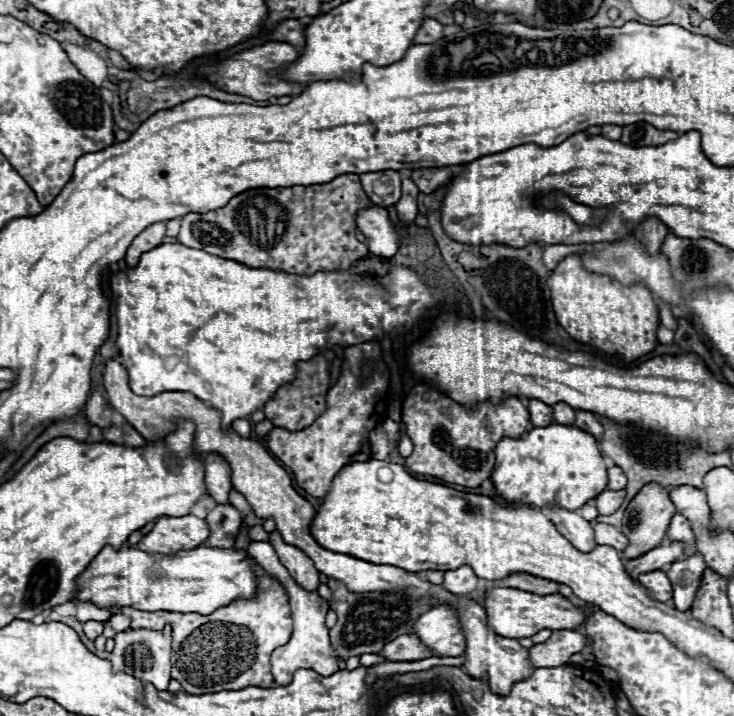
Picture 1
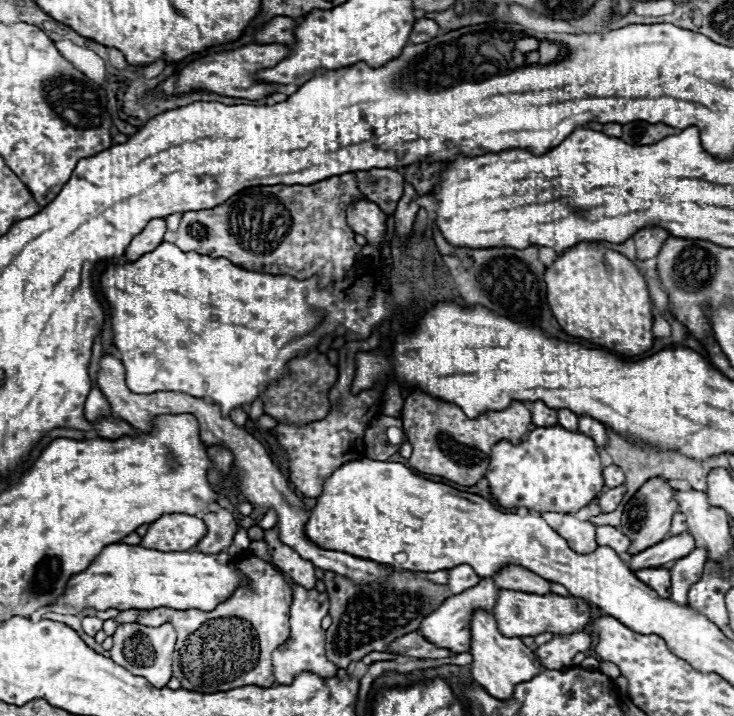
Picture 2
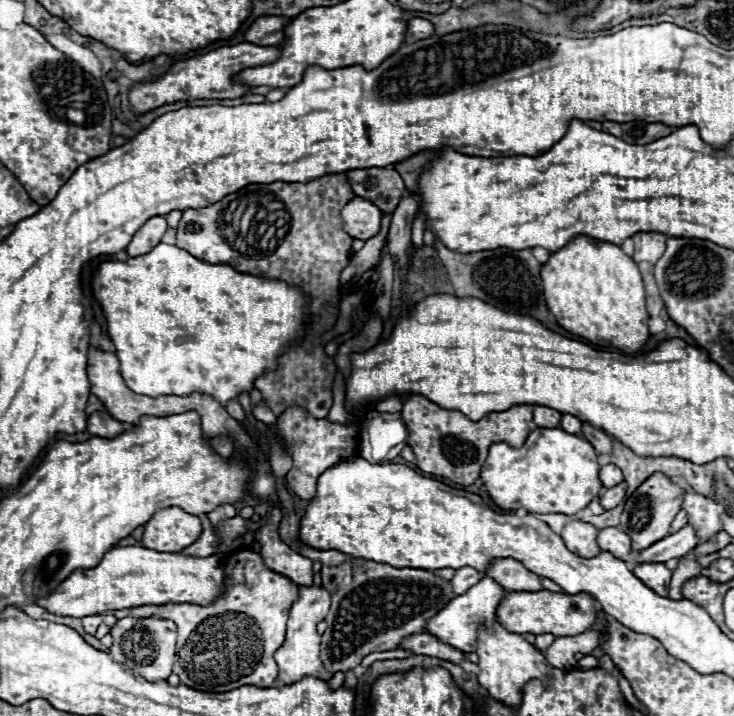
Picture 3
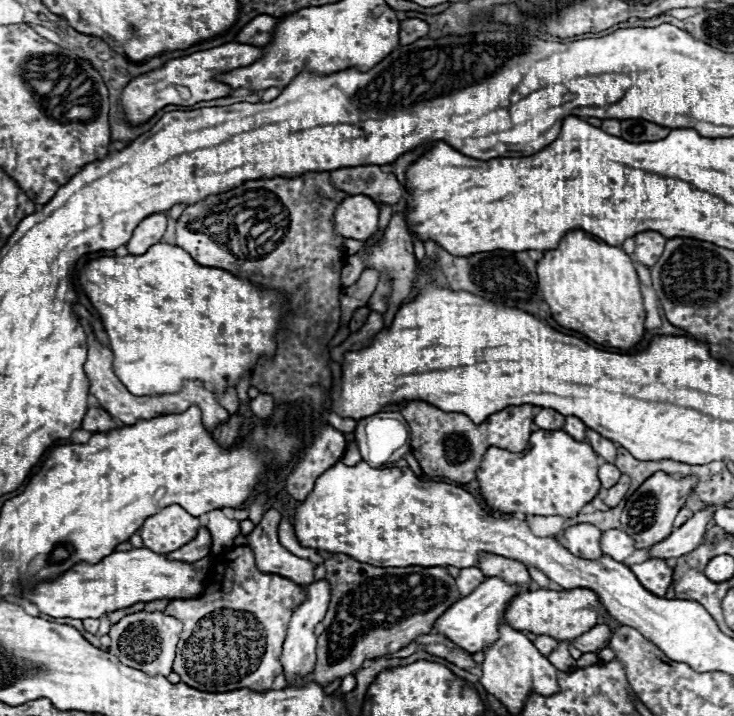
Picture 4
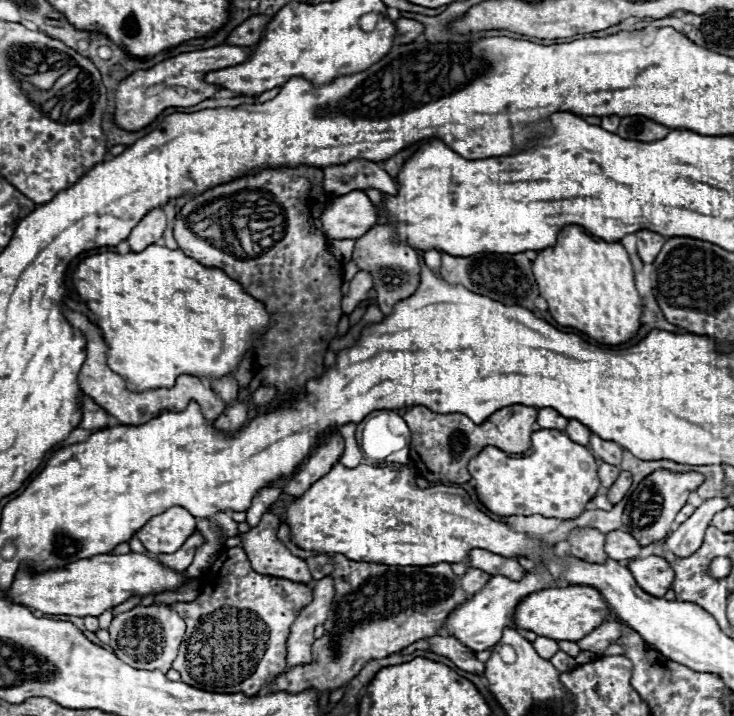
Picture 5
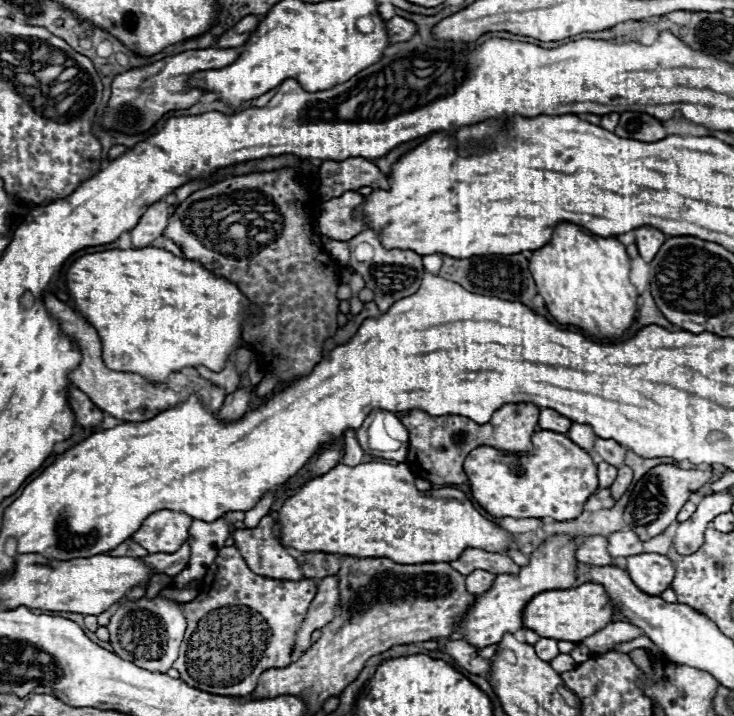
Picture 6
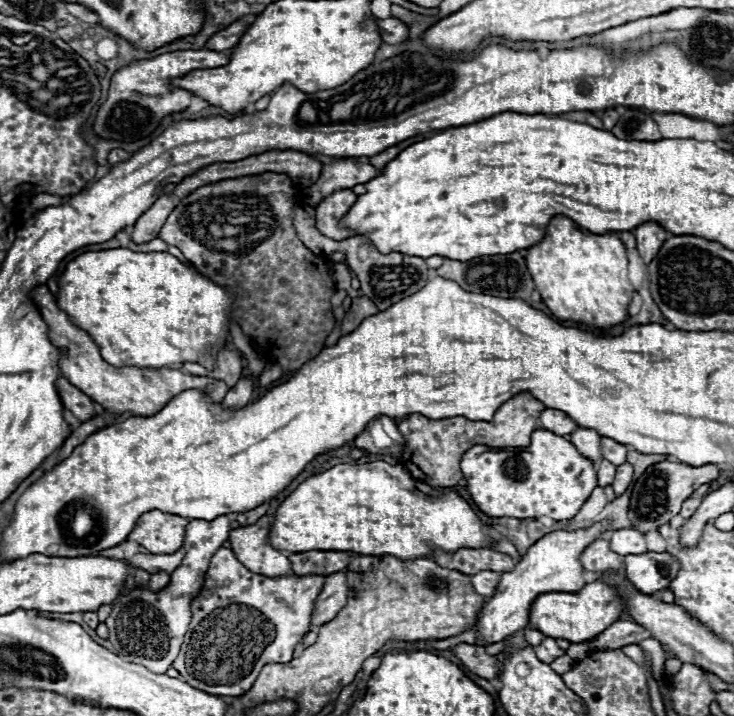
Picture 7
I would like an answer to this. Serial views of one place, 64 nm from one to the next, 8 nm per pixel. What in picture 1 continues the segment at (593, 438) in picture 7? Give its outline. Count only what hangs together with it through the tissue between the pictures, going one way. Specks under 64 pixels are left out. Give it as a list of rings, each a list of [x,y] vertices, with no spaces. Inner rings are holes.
[[[560,402],[560,404],[554,404],[552,408],[554,408],[554,420],[558,424],[564,424],[564,426],[572,426],[574,424],[574,410],[570,406]]]

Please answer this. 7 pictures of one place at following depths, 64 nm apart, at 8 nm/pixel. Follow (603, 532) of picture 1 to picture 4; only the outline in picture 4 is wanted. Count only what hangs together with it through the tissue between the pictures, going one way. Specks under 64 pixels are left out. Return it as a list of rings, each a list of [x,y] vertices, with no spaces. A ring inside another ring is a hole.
[[[606,530],[602,534],[602,552],[606,556],[612,556],[614,560],[622,562],[628,556],[632,556],[634,550],[636,550],[634,540],[626,532],[622,532],[622,530]]]

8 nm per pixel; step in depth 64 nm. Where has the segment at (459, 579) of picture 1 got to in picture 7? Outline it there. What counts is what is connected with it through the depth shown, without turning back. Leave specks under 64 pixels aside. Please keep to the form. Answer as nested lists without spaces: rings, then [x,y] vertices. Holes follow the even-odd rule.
[[[482,570],[478,574],[472,576],[472,586],[478,594],[490,598],[496,594],[496,588],[498,588],[498,582],[500,582],[500,574],[498,572],[492,572],[492,570]]]

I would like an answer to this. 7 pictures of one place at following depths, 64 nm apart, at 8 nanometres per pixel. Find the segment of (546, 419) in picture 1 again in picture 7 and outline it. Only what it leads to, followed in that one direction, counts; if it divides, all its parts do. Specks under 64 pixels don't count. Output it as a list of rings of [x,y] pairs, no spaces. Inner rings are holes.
[[[546,408],[540,414],[540,426],[558,436],[568,436],[578,428],[578,424],[570,416],[566,416],[566,414],[562,414],[562,410],[554,410],[554,408]]]

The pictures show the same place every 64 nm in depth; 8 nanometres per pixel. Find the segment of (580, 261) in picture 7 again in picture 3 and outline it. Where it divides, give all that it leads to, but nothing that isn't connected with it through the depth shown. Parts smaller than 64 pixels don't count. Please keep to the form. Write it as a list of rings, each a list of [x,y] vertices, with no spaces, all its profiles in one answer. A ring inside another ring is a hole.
[[[576,236],[566,246],[562,246],[558,252],[552,252],[548,262],[540,268],[542,286],[544,286],[544,298],[550,308],[550,312],[556,316],[556,322],[582,338],[588,338],[594,344],[600,346],[614,346],[622,352],[636,352],[640,350],[650,332],[648,332],[648,312],[646,312],[646,294],[642,286],[642,276],[636,266],[636,262],[626,256],[618,246],[590,238],[590,236]]]

